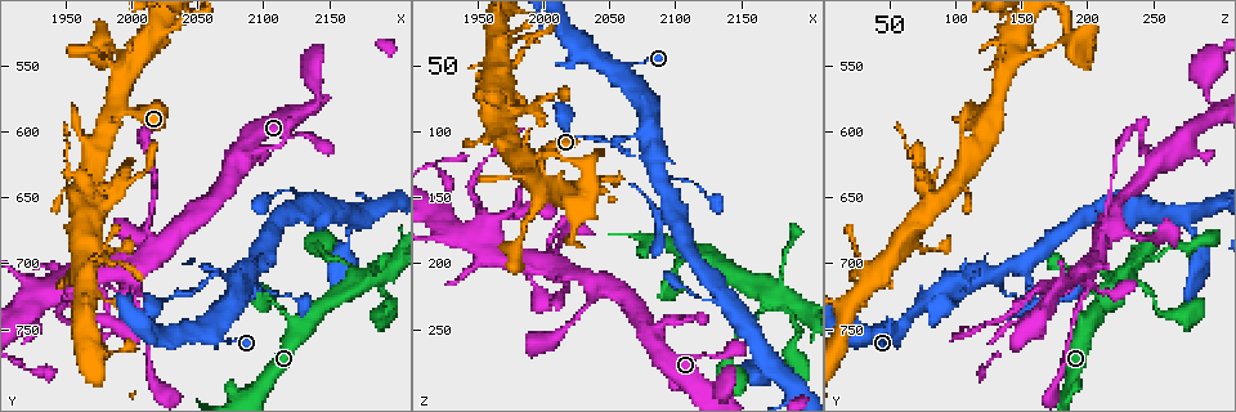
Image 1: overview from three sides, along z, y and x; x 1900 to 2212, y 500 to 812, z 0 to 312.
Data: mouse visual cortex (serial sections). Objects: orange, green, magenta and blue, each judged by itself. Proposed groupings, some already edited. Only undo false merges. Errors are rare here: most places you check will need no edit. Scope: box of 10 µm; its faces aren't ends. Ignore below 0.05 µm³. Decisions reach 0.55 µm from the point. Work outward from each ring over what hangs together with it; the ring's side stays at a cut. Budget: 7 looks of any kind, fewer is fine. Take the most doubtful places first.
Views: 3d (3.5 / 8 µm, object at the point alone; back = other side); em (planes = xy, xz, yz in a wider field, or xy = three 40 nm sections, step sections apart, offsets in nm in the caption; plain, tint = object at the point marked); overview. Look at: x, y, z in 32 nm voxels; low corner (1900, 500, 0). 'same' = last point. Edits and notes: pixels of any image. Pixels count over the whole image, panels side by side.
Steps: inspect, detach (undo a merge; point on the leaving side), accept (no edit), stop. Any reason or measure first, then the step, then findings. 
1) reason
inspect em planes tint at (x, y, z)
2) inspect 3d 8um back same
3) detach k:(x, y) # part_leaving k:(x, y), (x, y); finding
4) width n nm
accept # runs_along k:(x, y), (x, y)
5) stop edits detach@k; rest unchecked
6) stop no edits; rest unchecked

abrupt turn
inspect 3d 3.5um at (2018, 682, 210)

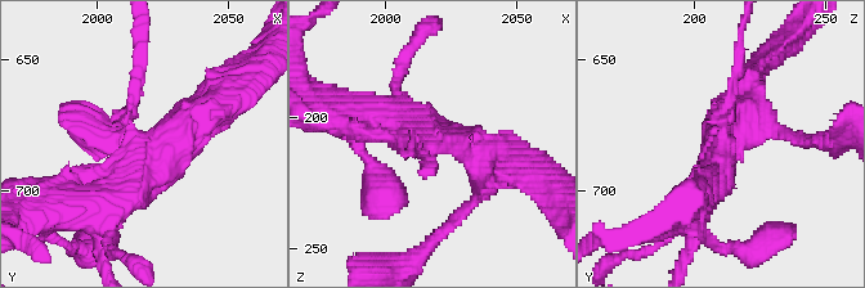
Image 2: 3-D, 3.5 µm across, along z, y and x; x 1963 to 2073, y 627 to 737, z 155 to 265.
arms 3; arm_widths 150, 450, 500 nm
inspect em planes tint at (2018, 683, 211)

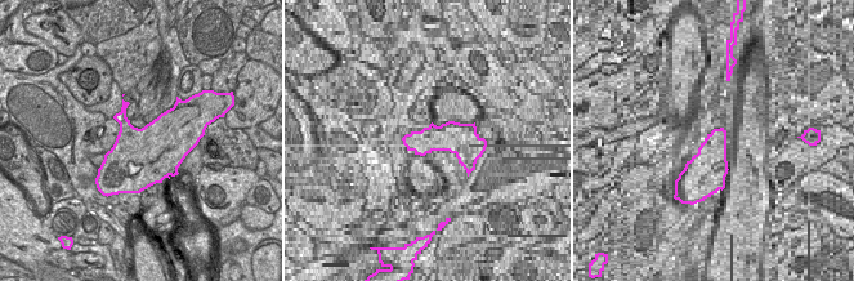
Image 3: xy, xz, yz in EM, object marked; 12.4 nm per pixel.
accept # runs_along 2:(498, 158), (467, 142), (427, 158); all the same cell

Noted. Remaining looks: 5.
inspect 3d 3.5um at (2086, 730, 160)

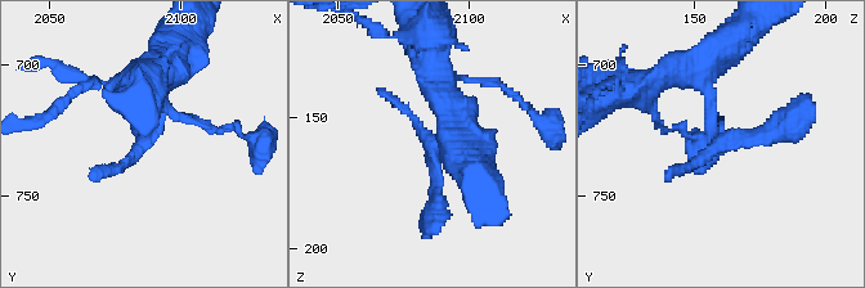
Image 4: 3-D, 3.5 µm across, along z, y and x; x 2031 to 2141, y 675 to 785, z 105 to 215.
inspect em xy step 3 tint at (2089, 729, 157)

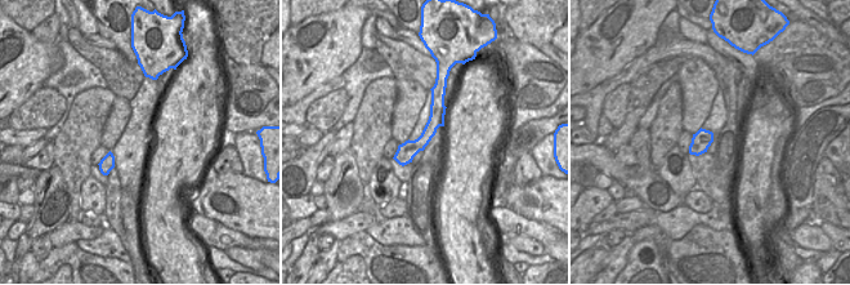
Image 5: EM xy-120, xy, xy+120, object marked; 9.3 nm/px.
accept # runs_along 5:(438, 87), (437, 119), (402, 161); all the same cell

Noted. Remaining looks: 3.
looks like a crossing
inspect 3d 3.5um at (1952, 716, 180)

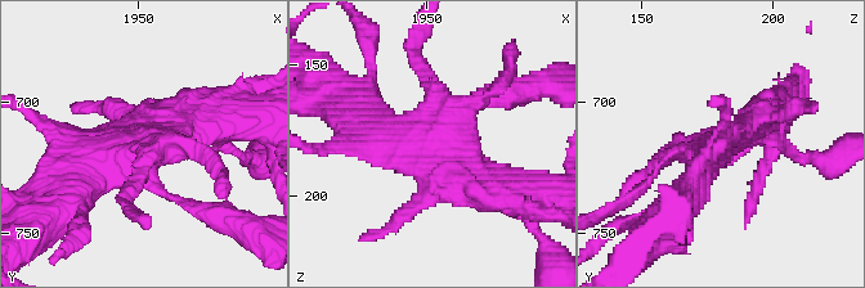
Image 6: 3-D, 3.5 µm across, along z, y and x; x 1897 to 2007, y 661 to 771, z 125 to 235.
accept # continuous, no second cell

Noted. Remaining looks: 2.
stop no edits; rest unchecked

